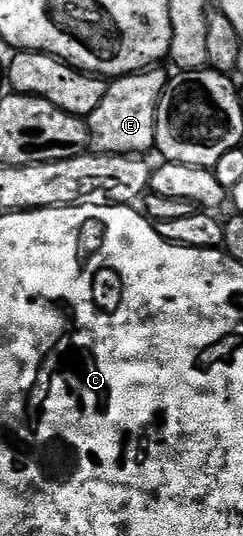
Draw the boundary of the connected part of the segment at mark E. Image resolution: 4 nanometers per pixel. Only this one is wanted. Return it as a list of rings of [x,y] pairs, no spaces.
[[[153,66],[142,72],[115,77],[108,84],[98,110],[86,117],[90,144],[96,152],[111,156],[148,154],[156,147],[156,103],[164,93],[166,75],[163,67]]]

